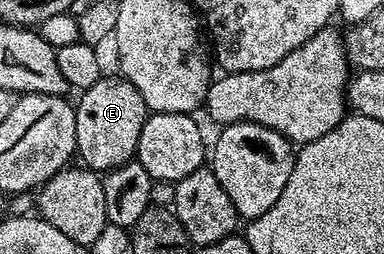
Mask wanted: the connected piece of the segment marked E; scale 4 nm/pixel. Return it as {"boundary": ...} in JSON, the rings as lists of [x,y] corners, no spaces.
{"boundary":[[[101,76],[75,103],[76,154],[87,169],[97,172],[113,170],[135,159],[138,136],[142,136],[142,124],[150,113],[138,88],[123,76],[115,77]]]}

